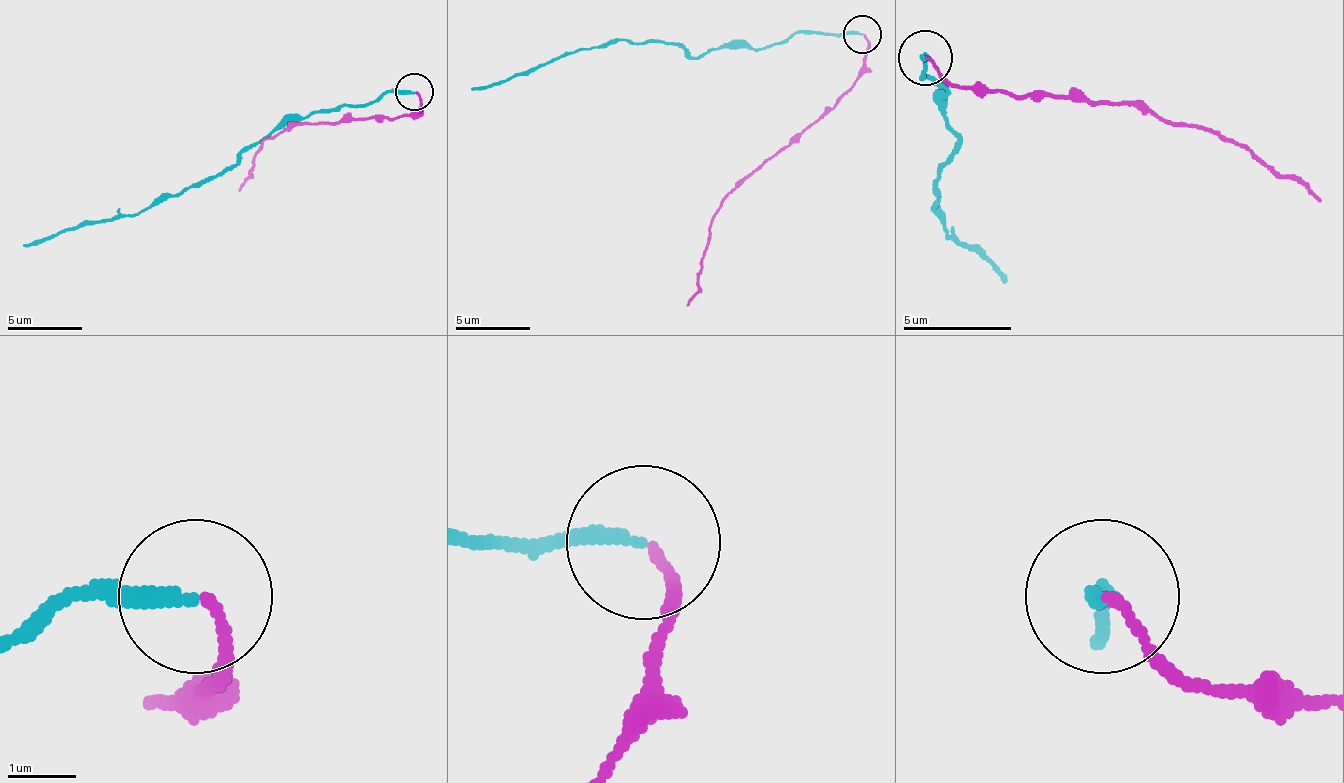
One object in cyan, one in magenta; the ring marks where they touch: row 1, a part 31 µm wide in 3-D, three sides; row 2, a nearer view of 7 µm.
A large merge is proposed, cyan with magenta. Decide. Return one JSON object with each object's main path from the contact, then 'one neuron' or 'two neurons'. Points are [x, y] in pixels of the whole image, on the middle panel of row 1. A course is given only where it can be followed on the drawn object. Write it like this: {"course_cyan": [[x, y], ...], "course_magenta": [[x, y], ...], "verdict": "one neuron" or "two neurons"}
{"course_cyan": [[861, 35], [794, 31], [760, 50], [730, 46], [697, 57], [671, 42], [611, 39], [472, 91]], "course_magenta": [[865, 35], [869, 50], [861, 76], [727, 196], [712, 222], [697, 293], [686, 304]], "verdict": "two neurons"}

